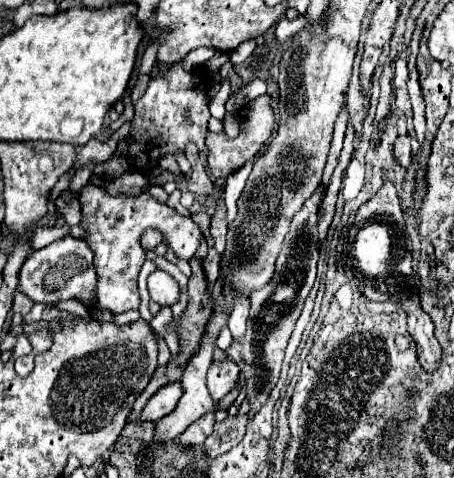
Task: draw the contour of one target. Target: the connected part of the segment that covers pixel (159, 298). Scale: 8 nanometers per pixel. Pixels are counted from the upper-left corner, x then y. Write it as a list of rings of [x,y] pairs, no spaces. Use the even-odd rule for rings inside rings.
[[[156,269],[149,277],[148,282],[150,299],[156,301],[158,305],[172,305],[178,301],[180,297],[180,289],[178,289],[178,283],[176,279],[162,271],[162,269]]]

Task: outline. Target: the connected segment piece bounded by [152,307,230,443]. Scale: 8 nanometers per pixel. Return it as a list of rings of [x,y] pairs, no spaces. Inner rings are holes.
[[[218,307],[214,309],[214,315],[212,315],[212,319],[208,321],[206,333],[204,333],[204,337],[202,337],[202,345],[200,345],[198,353],[190,359],[190,363],[188,363],[188,367],[186,367],[186,371],[184,371],[184,377],[182,377],[184,395],[180,397],[176,409],[174,409],[168,417],[162,417],[160,421],[154,423],[154,425],[156,425],[156,433],[154,433],[154,437],[152,437],[154,443],[168,443],[168,441],[176,439],[180,433],[184,433],[184,429],[186,429],[188,425],[192,425],[192,423],[194,423],[196,419],[200,419],[204,413],[208,413],[208,411],[214,409],[214,401],[212,401],[212,397],[210,397],[210,393],[208,393],[208,389],[206,389],[206,371],[208,371],[210,363],[214,361],[214,359],[212,359],[212,349],[216,347],[216,337],[218,337],[218,333],[220,333],[222,325],[226,325],[228,315],[230,315],[230,313],[222,313]]]

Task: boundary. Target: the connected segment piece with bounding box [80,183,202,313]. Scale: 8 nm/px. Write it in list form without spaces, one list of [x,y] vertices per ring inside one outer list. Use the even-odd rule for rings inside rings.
[[[88,183],[80,193],[80,205],[82,205],[80,225],[88,231],[86,243],[90,245],[96,261],[100,263],[94,266],[98,275],[96,308],[108,309],[112,313],[124,313],[130,309],[138,309],[140,305],[136,279],[144,261],[140,235],[146,229],[150,227],[160,229],[160,233],[168,239],[170,247],[180,259],[190,259],[196,253],[202,237],[198,225],[194,225],[190,217],[182,217],[168,205],[158,203],[154,197],[150,197],[150,193],[142,193],[138,197],[130,197],[130,195],[110,197],[104,189]]]

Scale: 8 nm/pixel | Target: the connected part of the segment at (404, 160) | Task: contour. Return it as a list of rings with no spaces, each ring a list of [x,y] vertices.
[[[400,135],[394,141],[394,159],[402,165],[408,167],[412,163],[412,153],[410,153],[410,137],[408,135]]]

